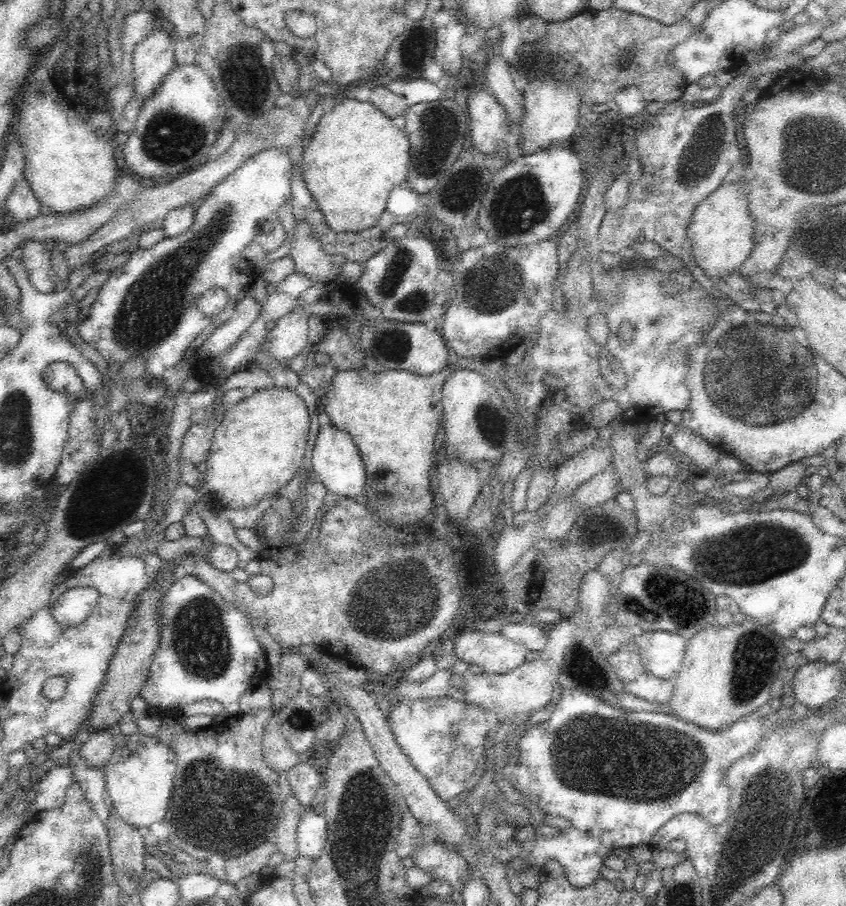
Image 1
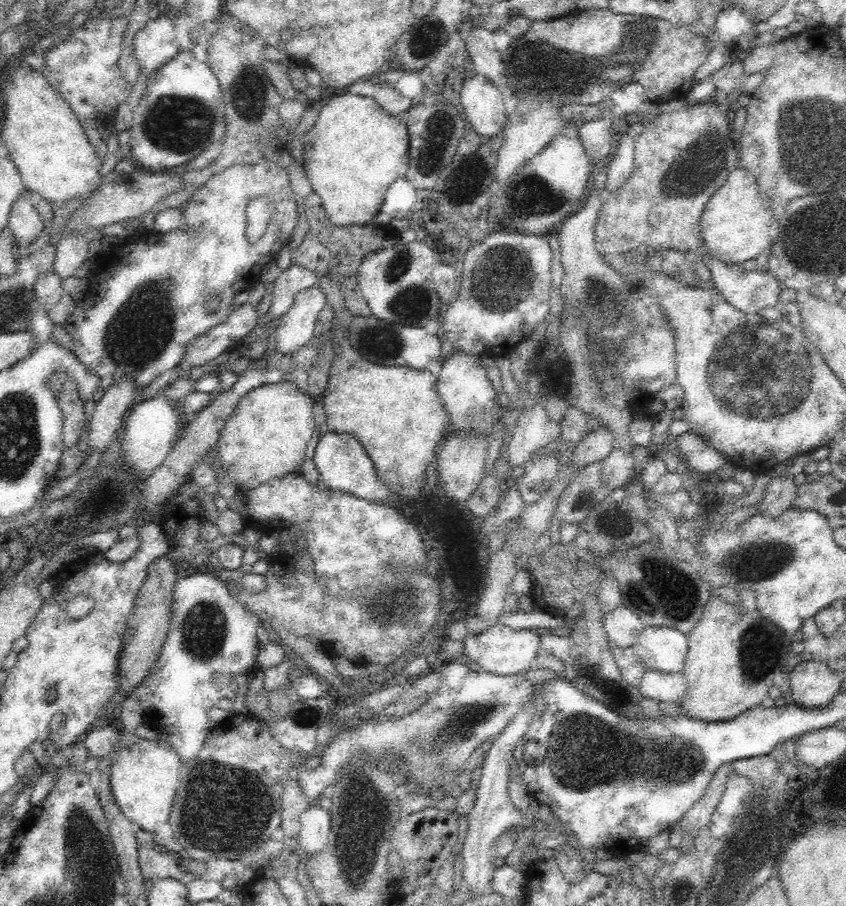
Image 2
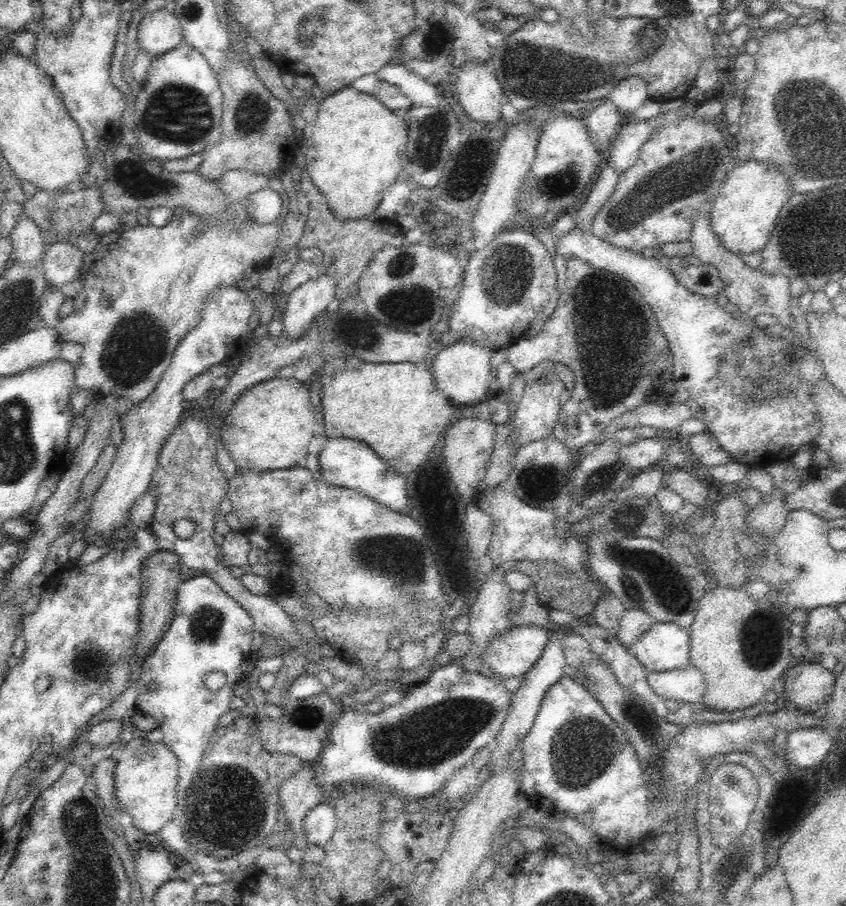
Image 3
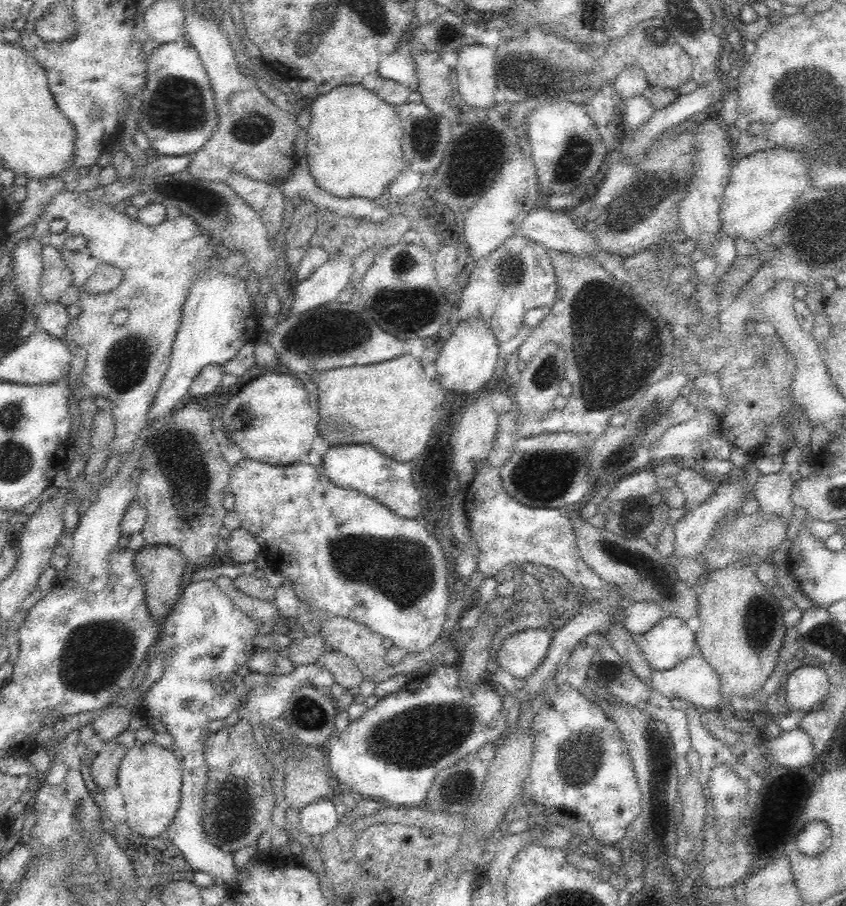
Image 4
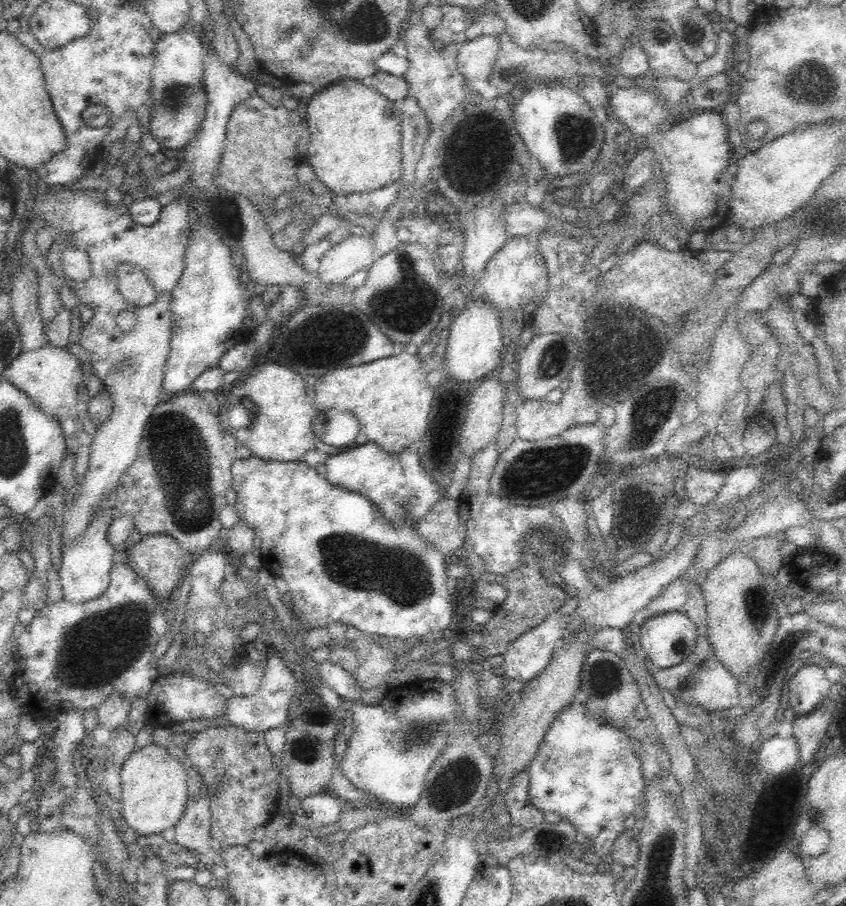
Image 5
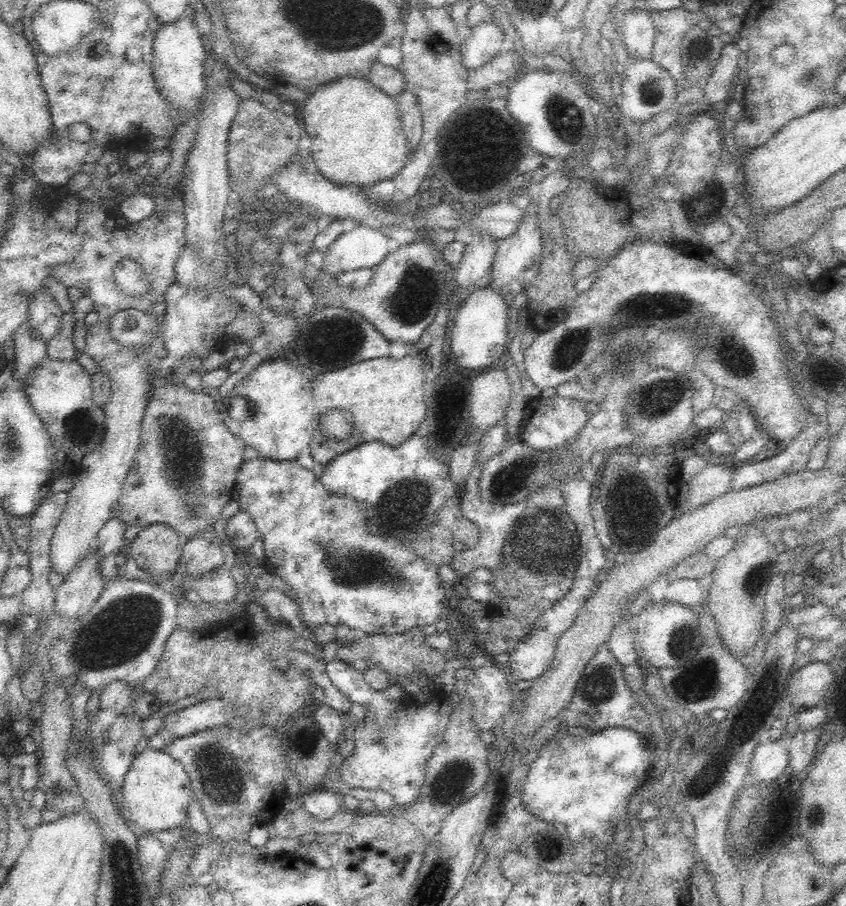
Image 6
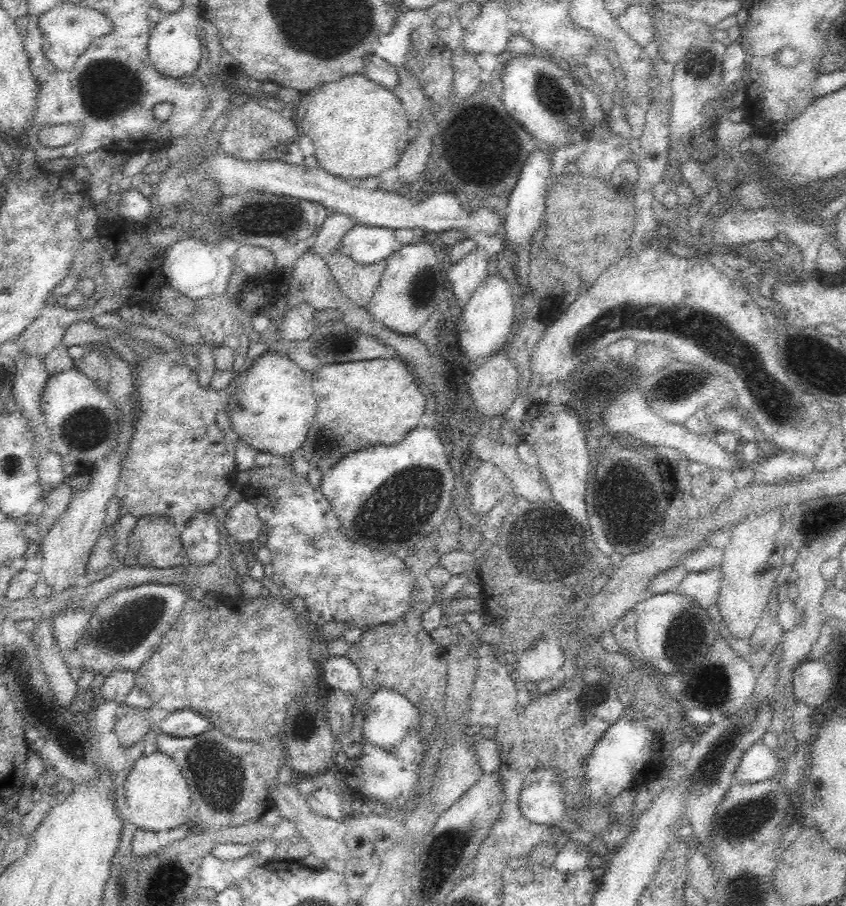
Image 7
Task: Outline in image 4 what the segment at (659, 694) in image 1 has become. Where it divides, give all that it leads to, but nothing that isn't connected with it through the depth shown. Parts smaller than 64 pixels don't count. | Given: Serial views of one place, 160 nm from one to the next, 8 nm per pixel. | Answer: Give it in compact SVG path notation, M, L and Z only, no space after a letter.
M697 650L670 670L654 671L651 687L678 704L690 705L698 710L718 710L720 704L729 704L730 699L722 696L721 682L716 671L705 661Z

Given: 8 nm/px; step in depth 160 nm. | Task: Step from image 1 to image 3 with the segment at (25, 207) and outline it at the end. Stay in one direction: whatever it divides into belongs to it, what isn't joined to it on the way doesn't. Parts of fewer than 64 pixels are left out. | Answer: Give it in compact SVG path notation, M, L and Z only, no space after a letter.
M26 213L20 214L14 231L9 237L14 248L11 262L32 268L43 259L46 247L41 238L40 228Z

